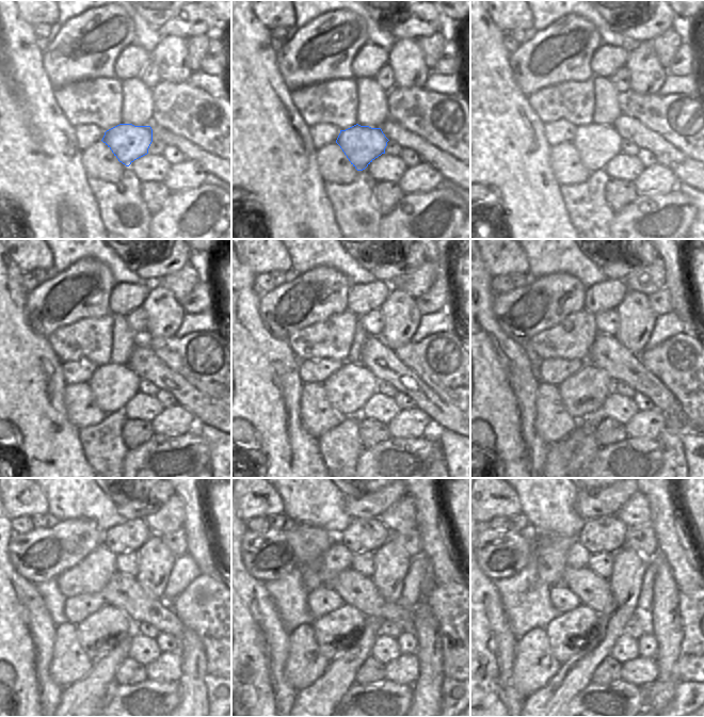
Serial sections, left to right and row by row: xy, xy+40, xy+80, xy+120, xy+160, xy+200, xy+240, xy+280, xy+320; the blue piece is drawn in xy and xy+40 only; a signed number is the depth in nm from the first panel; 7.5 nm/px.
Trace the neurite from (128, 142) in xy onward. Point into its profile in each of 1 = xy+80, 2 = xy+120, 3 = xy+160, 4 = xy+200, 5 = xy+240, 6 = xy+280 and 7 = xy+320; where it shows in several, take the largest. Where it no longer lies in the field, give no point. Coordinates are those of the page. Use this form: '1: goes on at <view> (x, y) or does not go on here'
1: goes on at xy+80 (595, 144)
2: goes on at xy+120 (112, 385)
3: goes on at xy+160 (347, 389)
4: goes on at xy+200 (582, 394)
5: goes on at xy+240 (100, 632)
6: goes on at xy+280 (336, 632)
7: goes on at xy+320 (570, 633)

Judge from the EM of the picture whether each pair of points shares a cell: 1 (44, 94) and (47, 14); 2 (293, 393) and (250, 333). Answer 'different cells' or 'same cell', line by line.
1: different cells
2: same cell

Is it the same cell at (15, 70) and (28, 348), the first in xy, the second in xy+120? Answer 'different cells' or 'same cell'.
same cell

